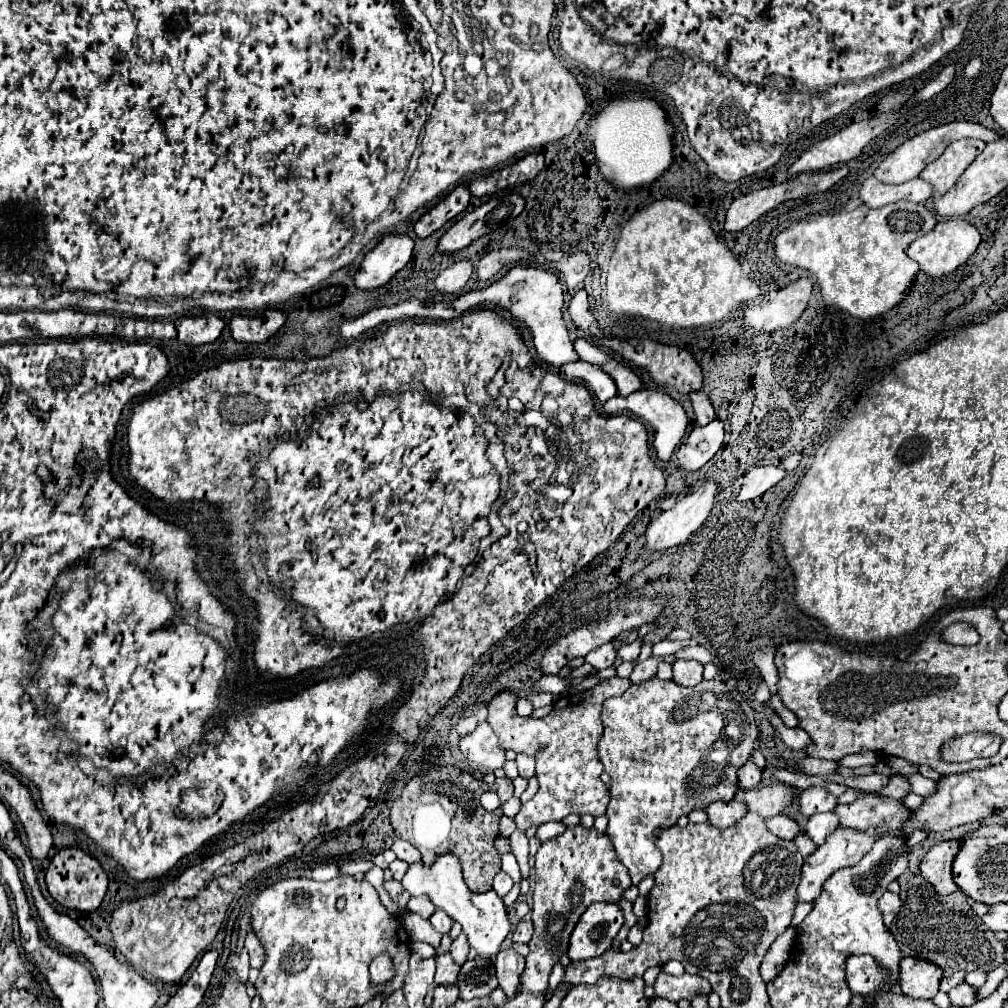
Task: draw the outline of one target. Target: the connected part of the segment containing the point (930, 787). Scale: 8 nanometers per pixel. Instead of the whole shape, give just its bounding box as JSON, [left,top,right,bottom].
[905,773,937,797]

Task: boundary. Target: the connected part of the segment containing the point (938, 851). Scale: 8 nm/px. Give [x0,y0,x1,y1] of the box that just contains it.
[919,841,959,895]

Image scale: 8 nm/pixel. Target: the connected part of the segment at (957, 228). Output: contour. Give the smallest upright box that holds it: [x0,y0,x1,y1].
[907,219,981,277]

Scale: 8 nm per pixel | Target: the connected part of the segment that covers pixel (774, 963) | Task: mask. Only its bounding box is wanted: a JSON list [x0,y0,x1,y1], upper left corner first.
[761,927,795,981]

